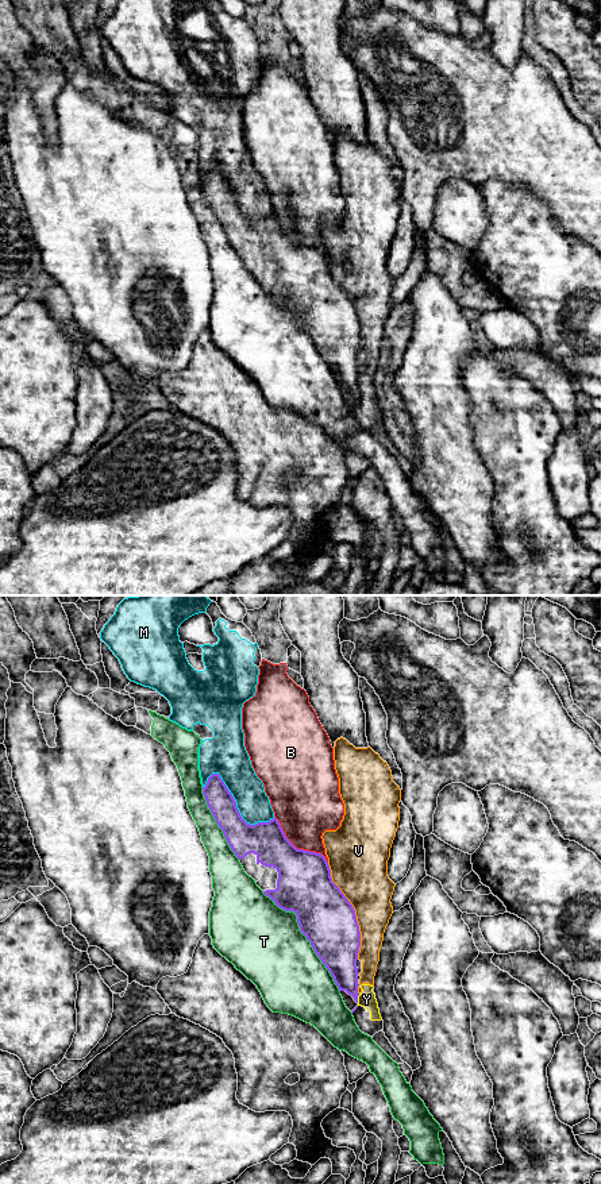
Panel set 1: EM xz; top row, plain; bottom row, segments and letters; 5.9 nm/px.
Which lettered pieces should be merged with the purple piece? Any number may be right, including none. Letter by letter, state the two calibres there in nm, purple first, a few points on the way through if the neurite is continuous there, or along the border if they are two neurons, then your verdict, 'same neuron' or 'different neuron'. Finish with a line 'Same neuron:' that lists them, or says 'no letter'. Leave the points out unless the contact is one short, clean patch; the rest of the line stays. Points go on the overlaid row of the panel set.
B: 340 nm thick on the purple side, 360 nm on the other; different neuron
M: 200 nm thick on the purple side, 200 nm on the other; different neuron
T: 340 nm thick on the purple side, 440 nm on the other; different neuron
V: 340 nm thick on the purple side, 320 nm on the other; different neuron
Y: 180 nm thick on the purple side, 100 nm on the other; border along xz (357, 997), (358, 1002); different neuron
Same neuron: no letter

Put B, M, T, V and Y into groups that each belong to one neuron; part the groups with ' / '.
B / M / T / V Y

